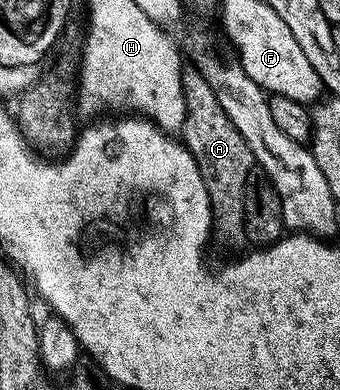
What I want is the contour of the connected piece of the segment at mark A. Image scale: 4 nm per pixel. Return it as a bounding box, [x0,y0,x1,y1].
[181,69,256,243]

